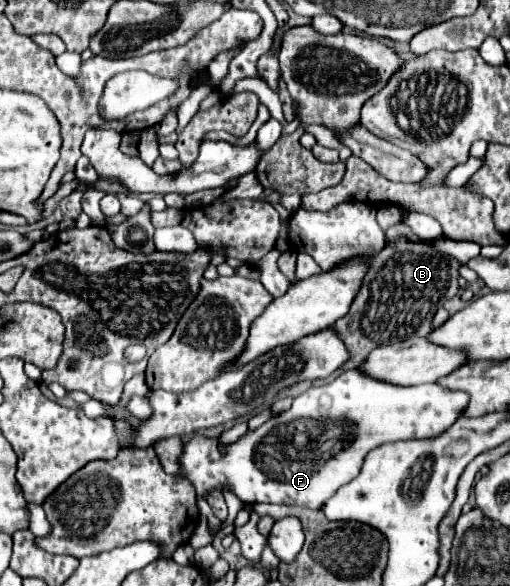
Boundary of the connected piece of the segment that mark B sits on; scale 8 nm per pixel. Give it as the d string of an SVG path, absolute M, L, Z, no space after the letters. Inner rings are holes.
M388 241L370 261L364 281L350 305L350 311L330 329L344 341L350 359L366 359L366 355L382 345L402 341L406 337L426 337L432 327L420 325L420 311L428 317L452 297L452 285L458 287L458 261L436 253L430 245L410 241Z

